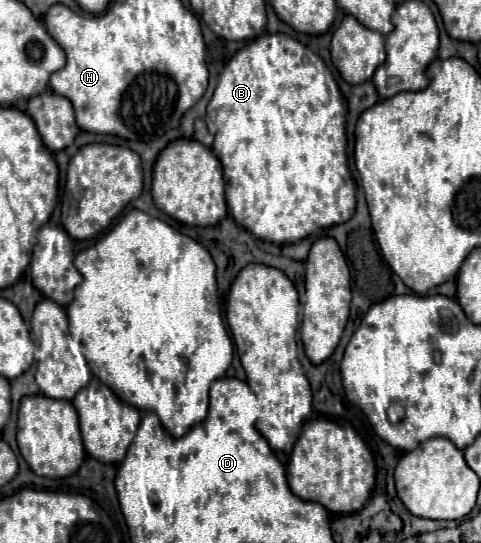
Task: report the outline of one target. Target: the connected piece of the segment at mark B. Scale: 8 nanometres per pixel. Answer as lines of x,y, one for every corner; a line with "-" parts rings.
261,34
259,38
251,40
245,48
241,48
225,66
225,70
219,76
219,84
215,88
215,94
207,106
207,116
205,116
209,132
215,136
213,142
213,152
219,158
223,166
223,178
225,178
225,196
227,196
227,206
235,222
239,226
247,228
253,236
261,240
269,240
275,244
291,244
299,242
319,228
335,226
341,222
347,222
353,212
355,212
355,182
347,166
347,138
345,138
345,102
343,96
337,88
337,82
331,74
331,70
325,66
325,62
311,52
307,46
303,46
299,40
287,36
287,34

